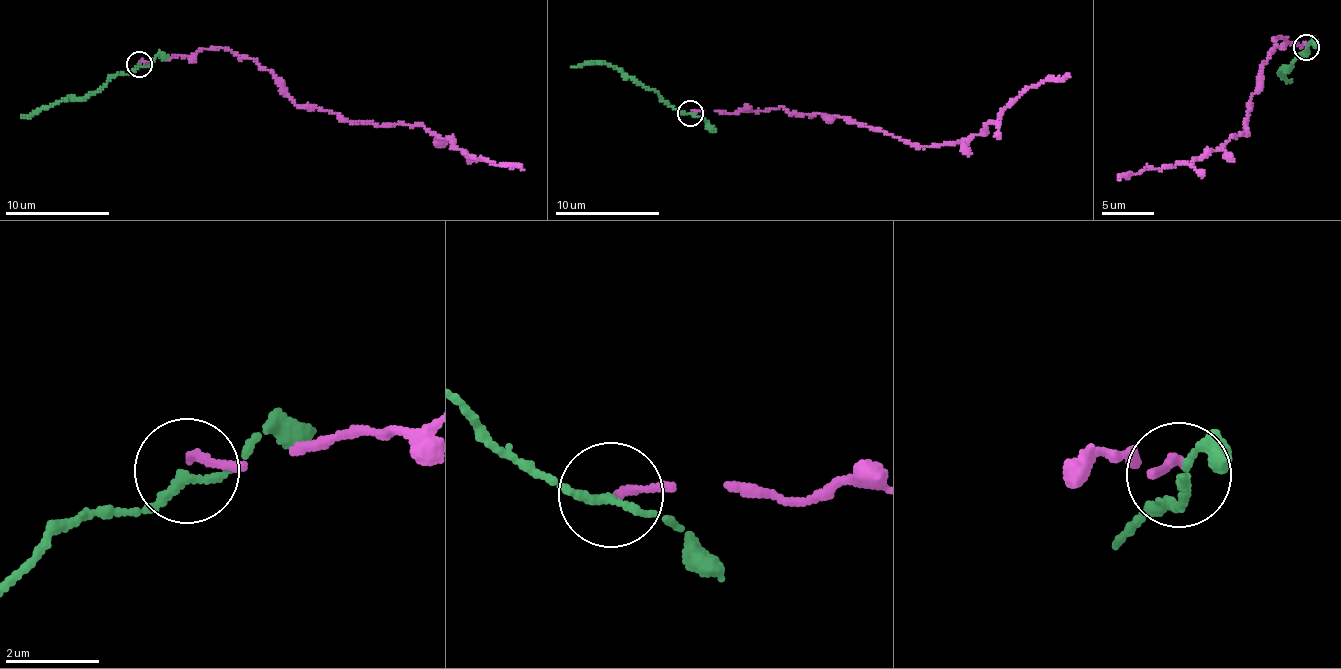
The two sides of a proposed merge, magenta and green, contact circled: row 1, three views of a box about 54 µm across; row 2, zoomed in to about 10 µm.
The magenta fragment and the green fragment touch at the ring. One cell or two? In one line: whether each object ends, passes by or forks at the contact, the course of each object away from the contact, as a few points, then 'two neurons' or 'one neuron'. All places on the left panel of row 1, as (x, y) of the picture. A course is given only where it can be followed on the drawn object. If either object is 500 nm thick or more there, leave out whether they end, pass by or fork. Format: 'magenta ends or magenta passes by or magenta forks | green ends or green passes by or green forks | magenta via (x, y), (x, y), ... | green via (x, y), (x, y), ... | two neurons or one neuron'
magenta ends | green passes by | magenta via (140, 64), (225, 48), (265, 67), (297, 105), (313, 105), (380, 126), (429, 129), (486, 161), (524, 170) | green via (140, 64), (124, 74), (114, 75), (94, 92), (21, 117) | one neuron

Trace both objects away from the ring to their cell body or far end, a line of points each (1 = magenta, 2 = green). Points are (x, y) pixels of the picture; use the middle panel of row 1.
1: (691, 113), (784, 106), (939, 147), (993, 124), (1029, 87), (1070, 77)
2: (691, 113), (673, 109), (646, 87), (604, 64), (571, 67)

